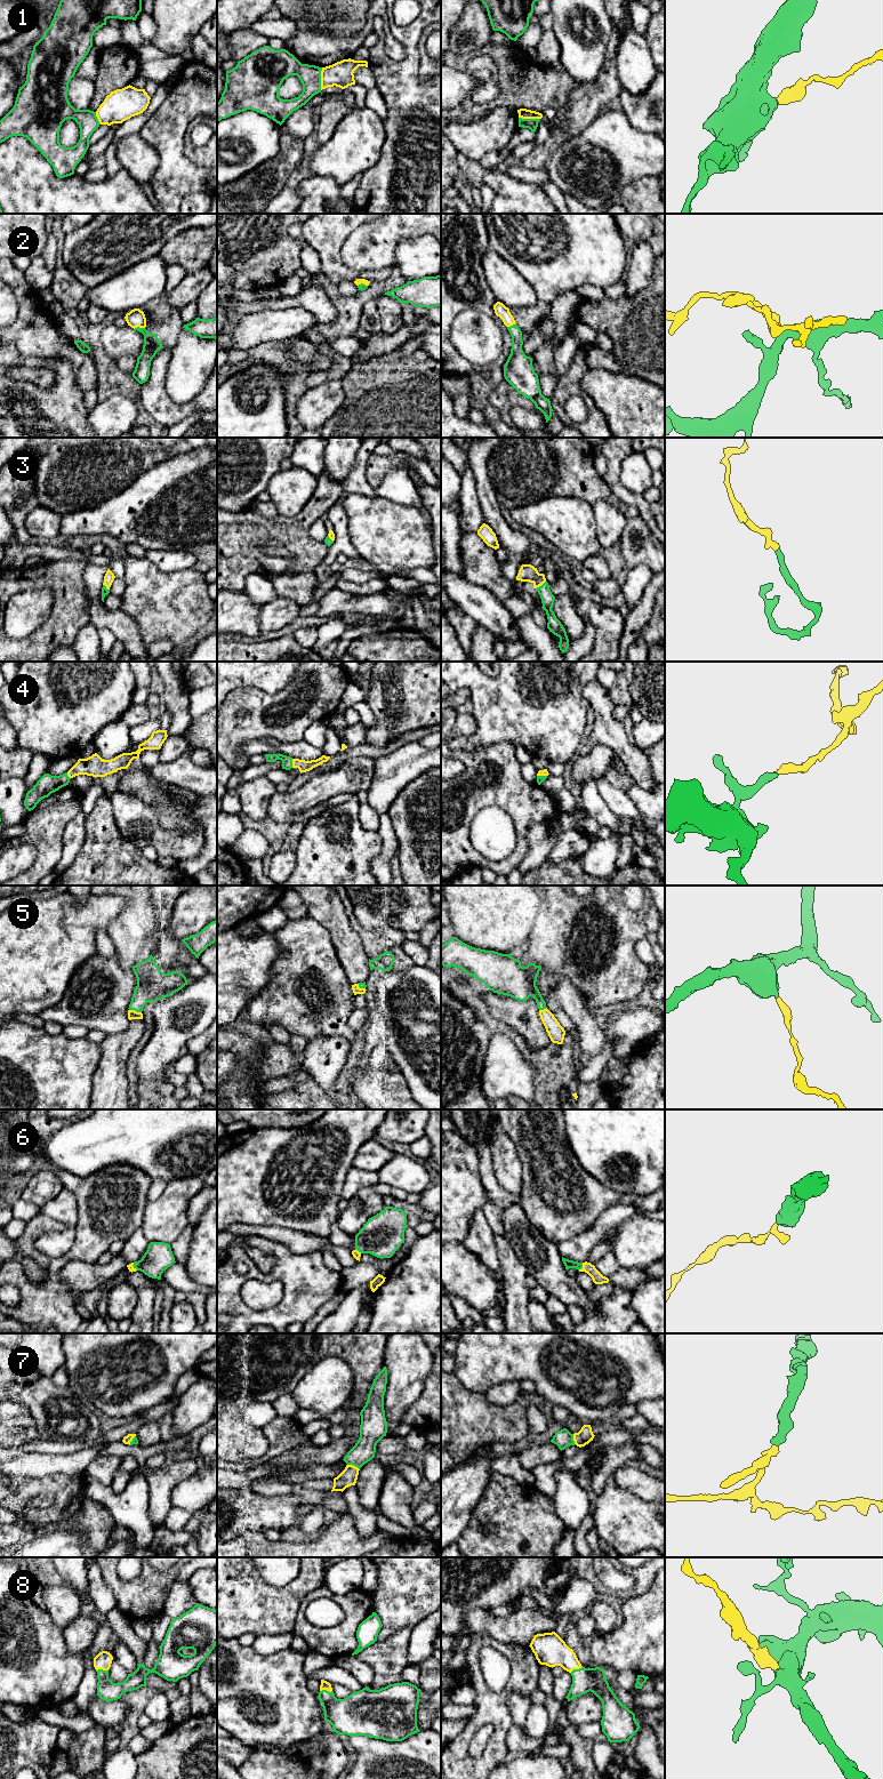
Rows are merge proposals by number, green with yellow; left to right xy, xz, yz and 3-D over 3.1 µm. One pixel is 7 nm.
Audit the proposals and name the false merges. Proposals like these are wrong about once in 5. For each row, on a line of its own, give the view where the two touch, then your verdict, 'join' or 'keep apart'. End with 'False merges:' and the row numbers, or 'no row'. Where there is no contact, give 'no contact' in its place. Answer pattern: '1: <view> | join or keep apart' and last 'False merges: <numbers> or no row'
1: xz | keep apart
2: xy | join
3: yz | join
4: xz | join
5: xy | join
6: yz | join
7: xz | join
8: yz | join
False merges: 1

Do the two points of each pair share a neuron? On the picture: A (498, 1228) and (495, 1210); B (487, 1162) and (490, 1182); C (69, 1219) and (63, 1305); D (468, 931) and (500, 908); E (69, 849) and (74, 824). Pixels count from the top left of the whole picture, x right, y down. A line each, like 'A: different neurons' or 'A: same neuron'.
A: same neuron
B: same neuron
C: different neurons
D: same neuron
E: same neuron

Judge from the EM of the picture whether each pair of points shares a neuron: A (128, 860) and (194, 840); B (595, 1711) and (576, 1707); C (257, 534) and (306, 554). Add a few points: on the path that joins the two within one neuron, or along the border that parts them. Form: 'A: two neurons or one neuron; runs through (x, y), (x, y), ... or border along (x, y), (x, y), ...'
A: two neurons; border along (119, 833), (141, 849)
B: one neuron; runs through (591, 1709), (580, 1709)
C: one neuron; runs through (270, 533), (285, 533), (294, 542)

